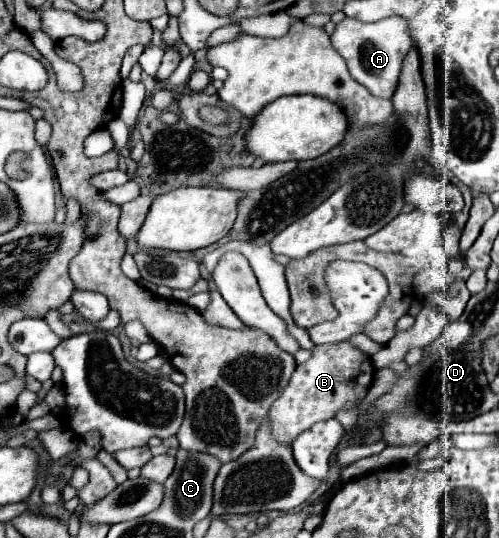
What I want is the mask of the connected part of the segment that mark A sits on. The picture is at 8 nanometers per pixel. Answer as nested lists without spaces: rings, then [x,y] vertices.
[[[391,16],[375,24],[345,18],[335,26],[335,32],[331,34],[331,42],[335,50],[345,58],[351,78],[363,84],[373,96],[379,96],[379,98],[393,96],[399,82],[401,62],[409,52],[409,48],[415,46],[415,38],[411,36],[411,32],[407,32],[405,18],[399,18],[399,16]]]

